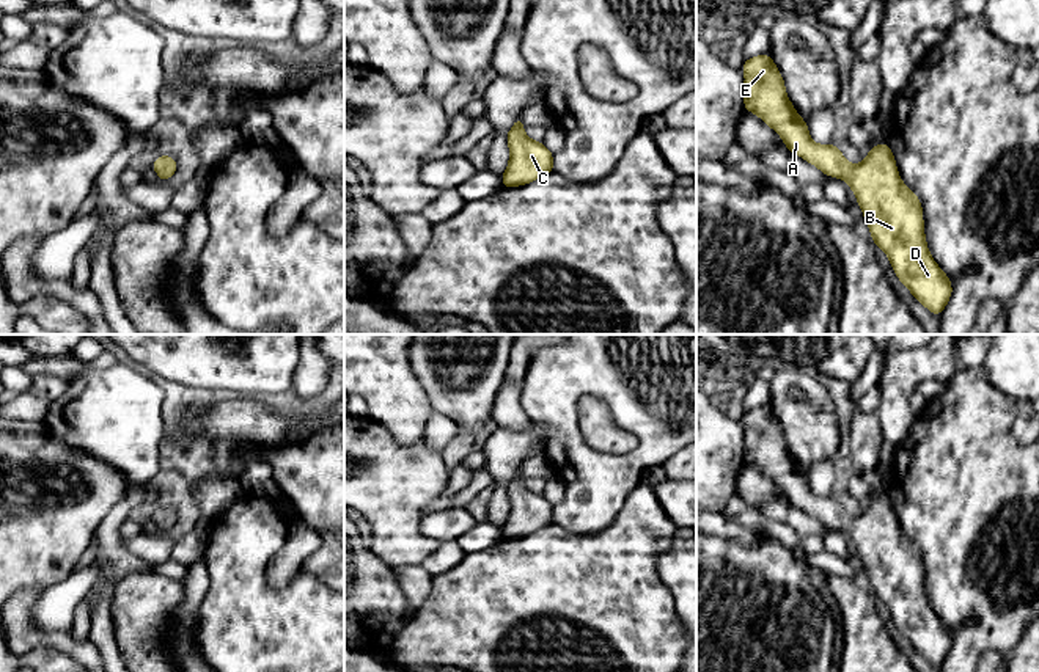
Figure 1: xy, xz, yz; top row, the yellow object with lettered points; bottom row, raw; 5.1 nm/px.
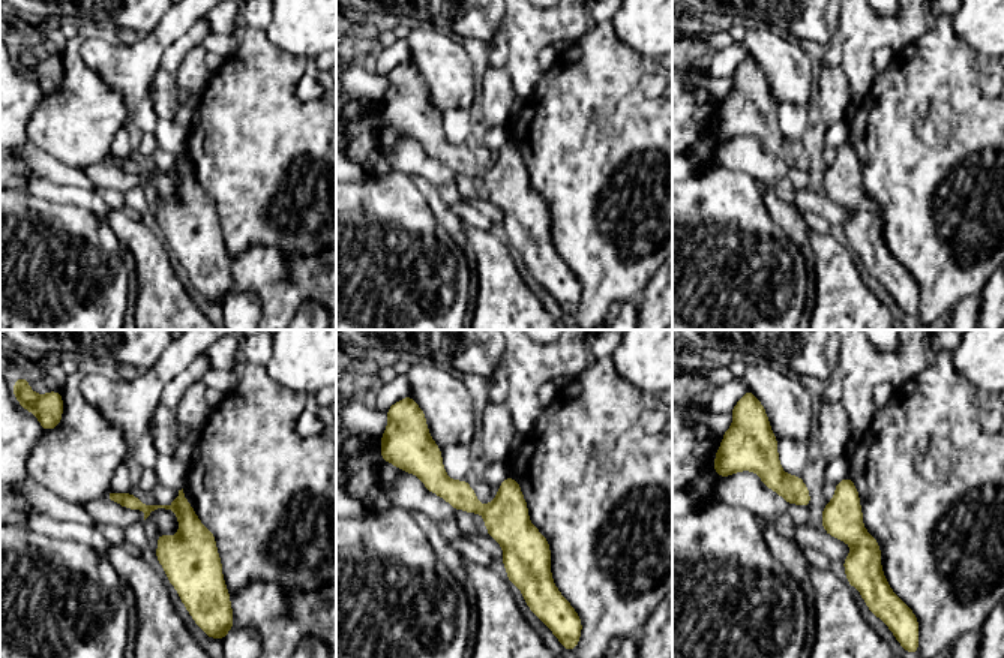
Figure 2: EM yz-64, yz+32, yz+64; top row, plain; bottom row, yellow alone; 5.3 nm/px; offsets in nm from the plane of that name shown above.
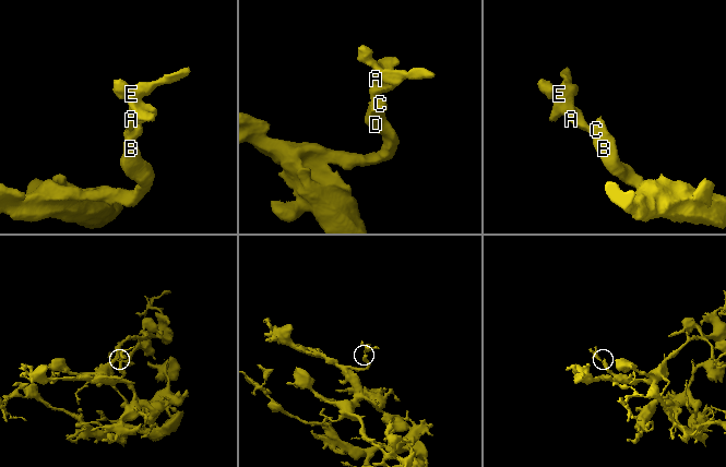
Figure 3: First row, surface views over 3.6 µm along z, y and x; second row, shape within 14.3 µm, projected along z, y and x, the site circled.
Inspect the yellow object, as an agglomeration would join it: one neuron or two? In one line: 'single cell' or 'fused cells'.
single cell

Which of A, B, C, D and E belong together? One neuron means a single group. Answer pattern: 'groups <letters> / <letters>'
groups A B C D E

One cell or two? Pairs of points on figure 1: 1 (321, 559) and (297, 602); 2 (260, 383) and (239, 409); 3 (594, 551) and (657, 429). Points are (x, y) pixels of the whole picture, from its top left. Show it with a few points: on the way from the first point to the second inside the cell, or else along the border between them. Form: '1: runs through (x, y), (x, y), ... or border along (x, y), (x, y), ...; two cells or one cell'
1: border along (302, 566), (305, 572), (313, 573), (327, 586); two cells
2: border along (231, 394), (258, 398); two cells
3: border along (629, 493), (605, 526), (572, 533); two cells

